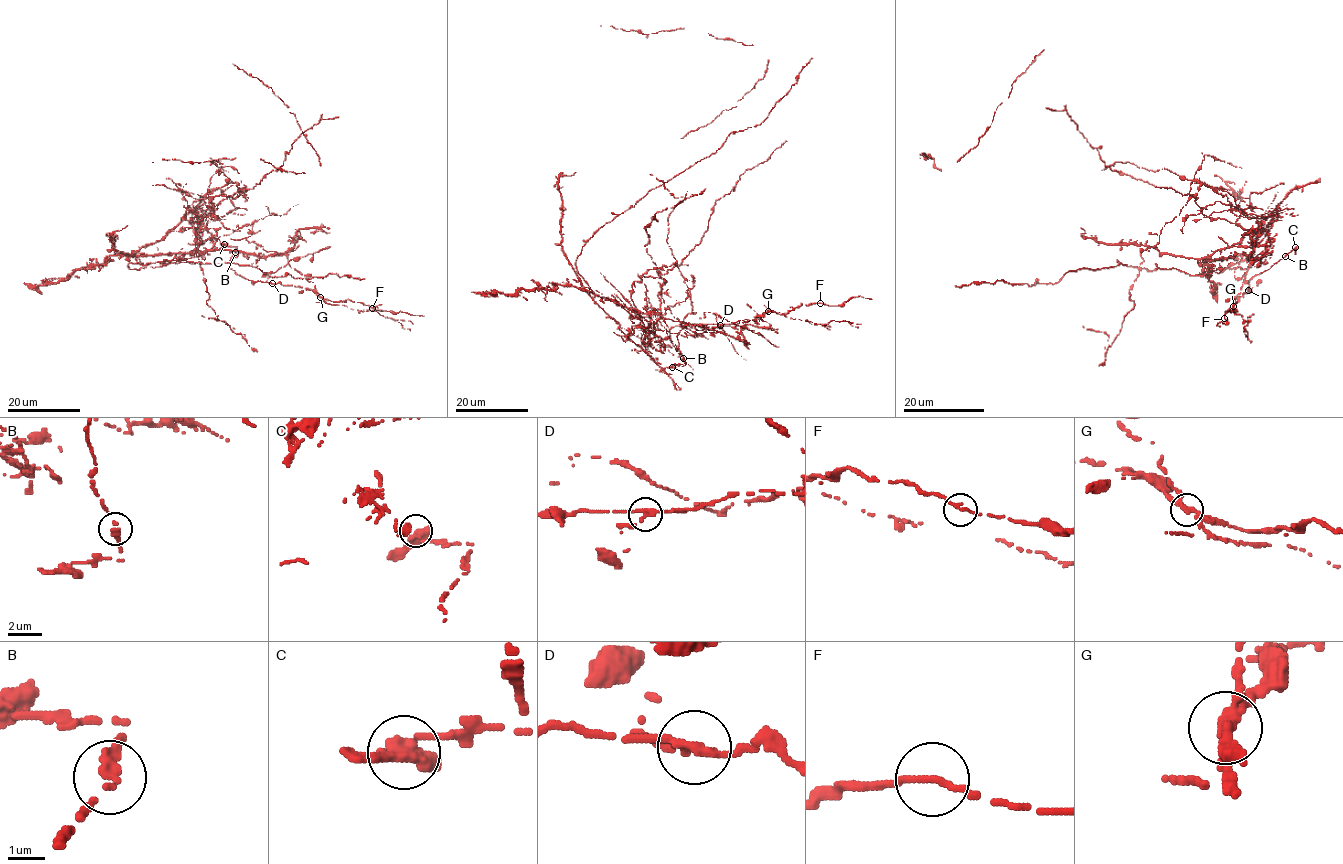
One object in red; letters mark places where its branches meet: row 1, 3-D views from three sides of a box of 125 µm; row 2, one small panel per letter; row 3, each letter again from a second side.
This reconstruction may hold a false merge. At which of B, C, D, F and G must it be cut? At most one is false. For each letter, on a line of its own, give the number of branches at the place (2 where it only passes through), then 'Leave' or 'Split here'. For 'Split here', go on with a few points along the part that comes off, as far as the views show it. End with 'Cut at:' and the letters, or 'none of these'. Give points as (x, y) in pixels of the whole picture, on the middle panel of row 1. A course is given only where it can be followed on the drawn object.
B: Branches: 2. Leave
C: Branches: 2. Leave
D: Branches: 3. Leave
F: Branches: 2. Leave
G: Branches: 3. Split here. Course of the part to remove: (768, 311), (716, 331), (584, 291), (656, 337), (632, 284), (682, 197), (650, 174)
Cut at: G

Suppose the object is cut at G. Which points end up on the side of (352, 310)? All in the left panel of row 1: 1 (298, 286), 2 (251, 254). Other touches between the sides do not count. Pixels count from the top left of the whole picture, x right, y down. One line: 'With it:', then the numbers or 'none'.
With it: 2

